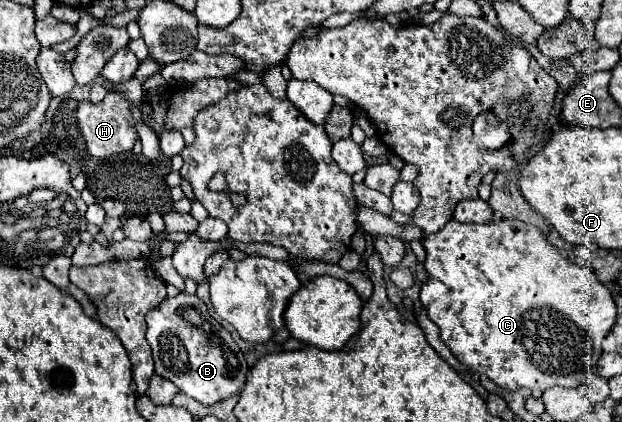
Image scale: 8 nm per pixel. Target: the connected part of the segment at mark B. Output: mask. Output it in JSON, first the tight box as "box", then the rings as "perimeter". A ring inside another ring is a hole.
{"box":[146,293,248,405],"perimeter":[[[180,293],[164,299],[160,307],[146,315],[146,325],[156,373],[170,379],[182,393],[210,405],[242,391],[248,373],[244,353],[232,335],[210,317],[206,303],[196,295]]]}

